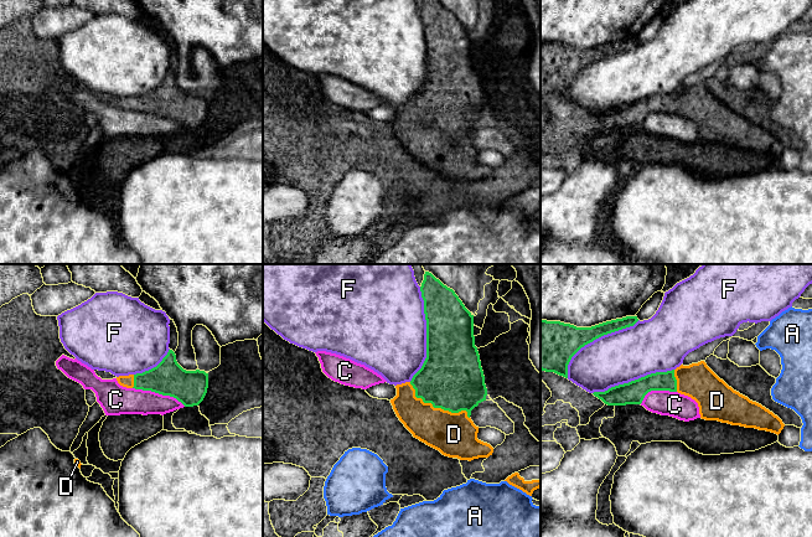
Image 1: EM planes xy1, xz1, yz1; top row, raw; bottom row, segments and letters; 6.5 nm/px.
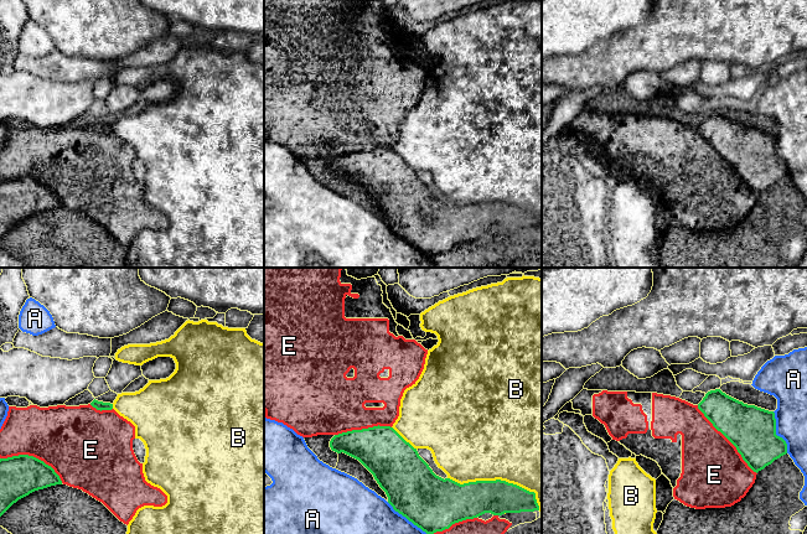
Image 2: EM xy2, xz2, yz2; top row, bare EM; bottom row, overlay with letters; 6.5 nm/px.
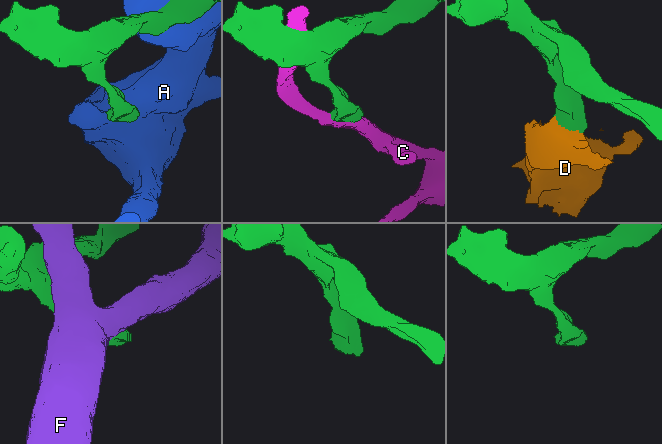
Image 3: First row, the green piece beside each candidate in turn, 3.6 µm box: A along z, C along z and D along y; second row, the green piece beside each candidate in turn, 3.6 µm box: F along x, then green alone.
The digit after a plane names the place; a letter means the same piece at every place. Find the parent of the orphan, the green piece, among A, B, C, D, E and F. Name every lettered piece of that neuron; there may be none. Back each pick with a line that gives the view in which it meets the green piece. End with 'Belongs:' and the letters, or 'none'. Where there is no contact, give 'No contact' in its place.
D: Touches green in xz1
Belongs: D

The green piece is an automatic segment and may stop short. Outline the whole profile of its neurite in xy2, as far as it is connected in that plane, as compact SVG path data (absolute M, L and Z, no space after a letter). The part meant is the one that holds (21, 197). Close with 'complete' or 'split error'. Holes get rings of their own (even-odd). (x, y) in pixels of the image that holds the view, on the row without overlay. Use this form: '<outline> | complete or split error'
M33 178L0 181L0 239L19 222L56 207L62 207L60 198Z | complete

